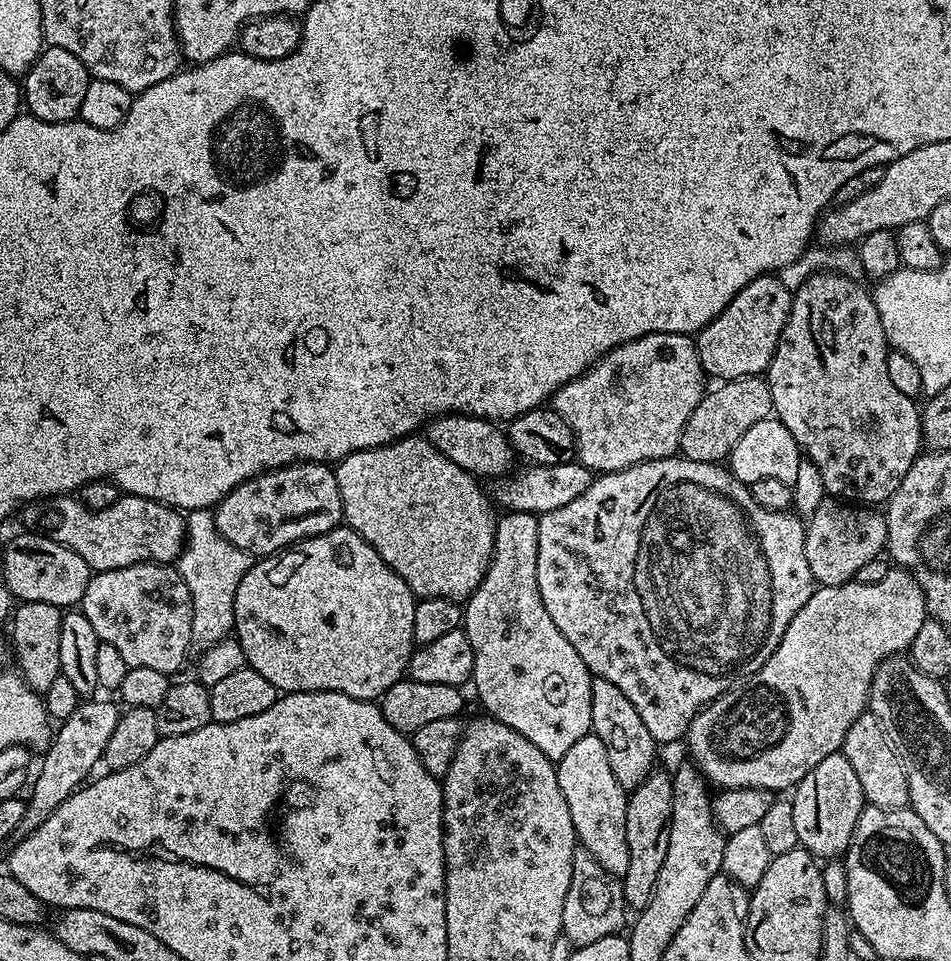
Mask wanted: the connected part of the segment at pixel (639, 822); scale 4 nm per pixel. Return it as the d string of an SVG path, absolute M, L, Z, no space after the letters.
M654 770L639 784L637 788L628 792L628 805L626 806L626 846L630 850L630 867L622 878L624 886L624 903L629 909L639 910L645 908L654 894L654 882L658 882L658 870L662 870L662 862L666 858L666 846L670 842L670 818L674 806L672 793L672 777L666 771Z

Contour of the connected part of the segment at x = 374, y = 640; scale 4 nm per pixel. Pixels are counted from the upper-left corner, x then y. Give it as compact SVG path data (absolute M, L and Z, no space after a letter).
M341 526L321 536L311 536L299 544L293 544L279 554L257 559L238 584L234 594L233 622L234 639L242 646L247 667L258 670L266 682L270 682L281 693L290 692L337 692L359 700L379 701L398 681L405 679L408 663L414 651L414 610L417 597L412 595L410 586L393 568L386 566L382 558L359 536L354 529Z

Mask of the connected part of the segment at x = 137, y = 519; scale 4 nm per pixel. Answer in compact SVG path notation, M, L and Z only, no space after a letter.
M72 494L45 496L19 509L18 517L32 534L43 534L74 550L93 573L135 564L172 564L185 545L185 517L156 500L121 494L118 502L95 512Z

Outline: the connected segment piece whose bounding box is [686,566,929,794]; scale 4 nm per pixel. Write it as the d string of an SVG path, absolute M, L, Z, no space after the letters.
M889 567L882 582L817 587L806 606L794 615L774 654L766 658L761 668L696 713L686 737L691 763L709 785L720 790L761 788L780 794L783 788L795 789L822 758L830 758L830 754L843 749L846 730L868 707L870 686L878 666L887 656L911 649L914 634L922 630L927 619L922 590L906 568Z

